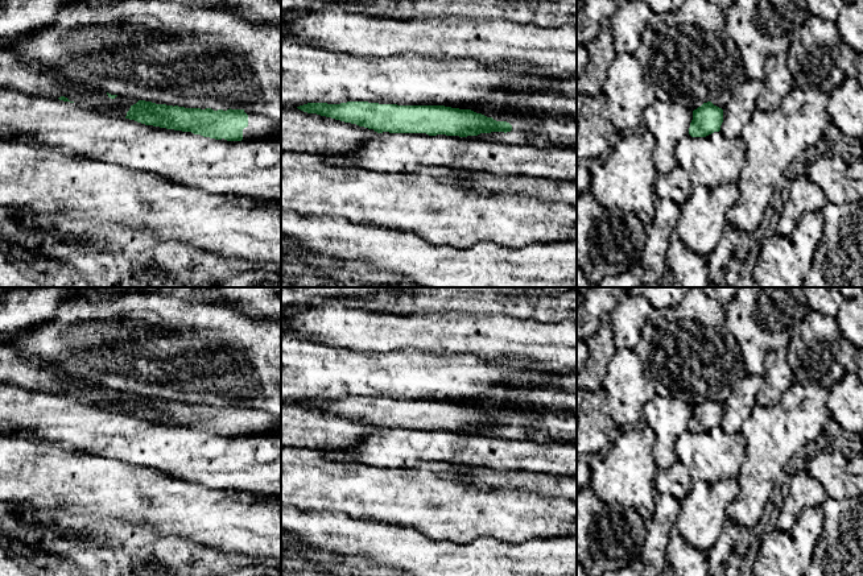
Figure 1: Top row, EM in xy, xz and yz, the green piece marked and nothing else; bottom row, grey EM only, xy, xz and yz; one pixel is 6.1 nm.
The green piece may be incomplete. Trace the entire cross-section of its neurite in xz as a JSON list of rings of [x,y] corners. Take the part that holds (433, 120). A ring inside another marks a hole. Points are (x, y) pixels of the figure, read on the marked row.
[[[368,101],[340,104],[307,103],[297,107],[344,123],[356,124],[377,133],[426,133],[429,136],[478,136],[491,132],[511,132],[507,121],[496,121],[471,109],[445,105],[397,105]]]

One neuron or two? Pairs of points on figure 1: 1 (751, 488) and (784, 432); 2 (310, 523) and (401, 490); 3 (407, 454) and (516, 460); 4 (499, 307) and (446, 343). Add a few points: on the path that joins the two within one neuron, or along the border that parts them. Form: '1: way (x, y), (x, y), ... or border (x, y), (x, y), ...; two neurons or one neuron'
1: way (758, 475), (771, 446); one neuron
2: border (310, 512), (341, 510), (355, 518), (372, 519); two neurons
3: way (434, 451), (488, 451); one neuron
4: border (458, 310), (486, 315), (508, 315), (519, 319); two neurons

